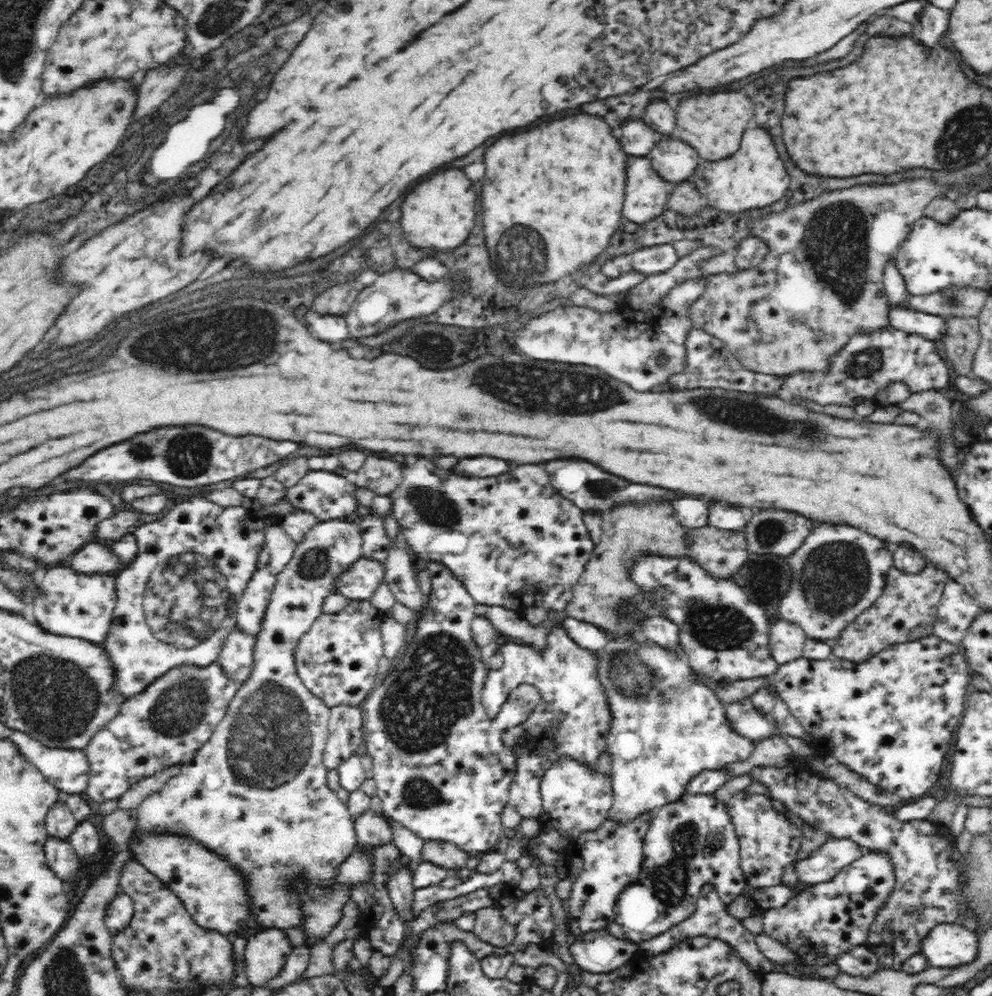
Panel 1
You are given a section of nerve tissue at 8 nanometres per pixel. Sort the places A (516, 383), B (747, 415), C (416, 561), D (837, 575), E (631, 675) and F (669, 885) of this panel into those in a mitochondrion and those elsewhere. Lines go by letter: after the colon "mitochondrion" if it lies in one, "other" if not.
A: mitochondrion
B: mitochondrion
C: other
D: mitochondrion
E: mitochondrion
F: mitochondrion

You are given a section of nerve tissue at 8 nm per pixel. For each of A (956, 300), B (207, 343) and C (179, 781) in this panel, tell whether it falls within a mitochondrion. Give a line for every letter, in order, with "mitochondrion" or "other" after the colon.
A: mitochondrion
B: mitochondrion
C: other

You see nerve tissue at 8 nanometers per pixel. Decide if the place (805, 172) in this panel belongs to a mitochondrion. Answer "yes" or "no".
no

